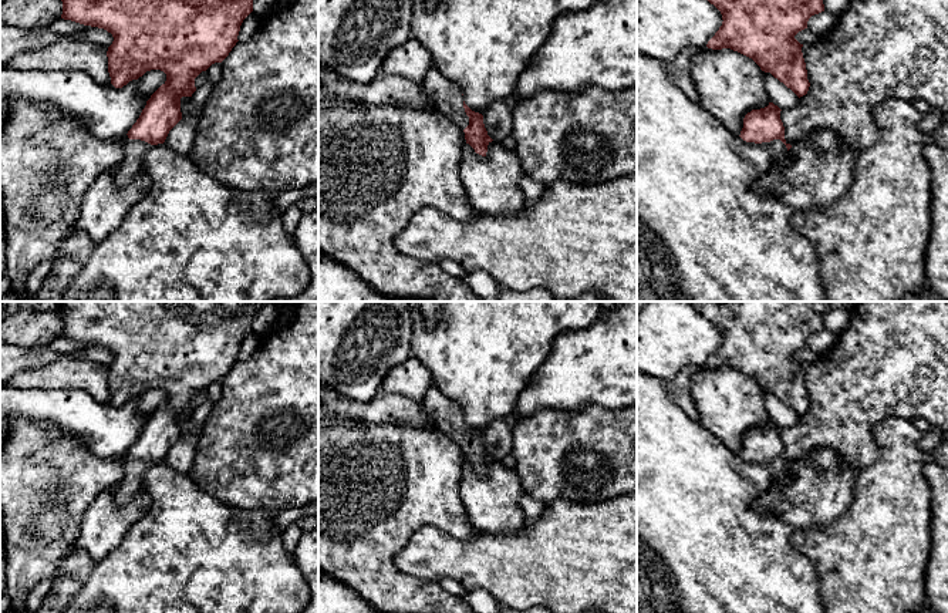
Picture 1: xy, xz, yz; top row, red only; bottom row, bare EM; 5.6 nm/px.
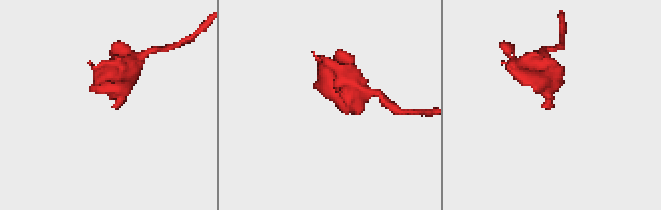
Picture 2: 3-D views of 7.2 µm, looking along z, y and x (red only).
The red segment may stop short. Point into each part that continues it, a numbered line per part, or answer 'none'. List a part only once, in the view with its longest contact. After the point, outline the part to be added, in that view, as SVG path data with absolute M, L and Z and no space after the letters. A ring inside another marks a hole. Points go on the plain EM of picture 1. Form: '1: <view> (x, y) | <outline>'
1: yz (778, 470) | M773 458L770 461L762 461L762 464L770 474L772 485L777 484L787 475L787 467L780 458Z

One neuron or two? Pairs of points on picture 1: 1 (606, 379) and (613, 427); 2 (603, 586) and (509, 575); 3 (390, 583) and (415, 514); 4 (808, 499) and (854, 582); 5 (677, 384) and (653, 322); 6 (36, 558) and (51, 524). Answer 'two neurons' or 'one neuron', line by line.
1: two neurons
2: one neuron
3: one neuron
4: two neurons
5: two neurons
6: one neuron

